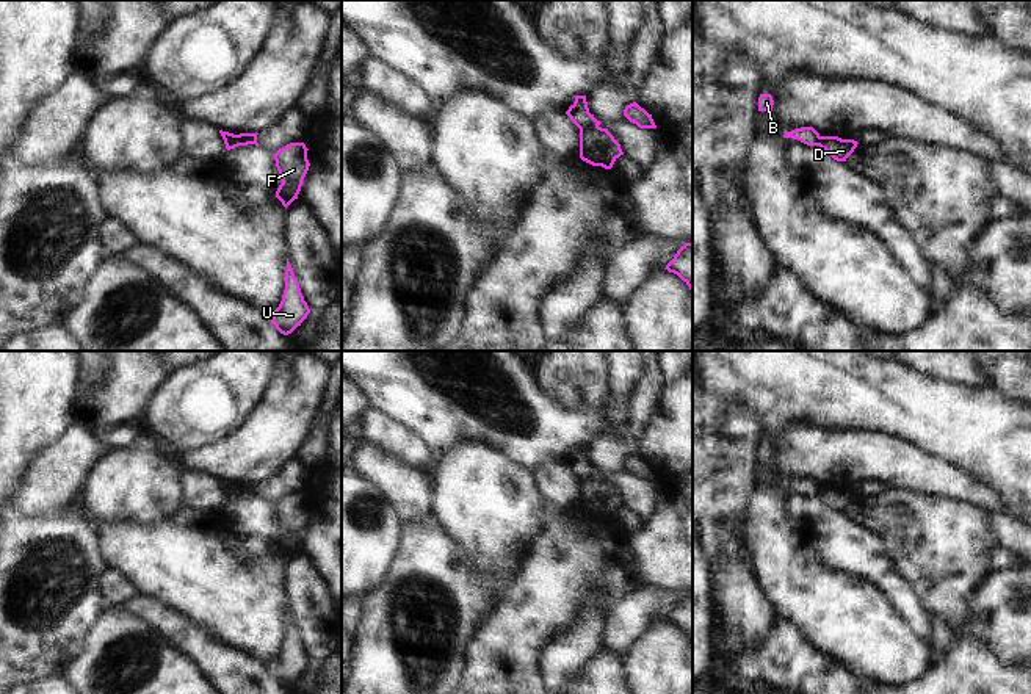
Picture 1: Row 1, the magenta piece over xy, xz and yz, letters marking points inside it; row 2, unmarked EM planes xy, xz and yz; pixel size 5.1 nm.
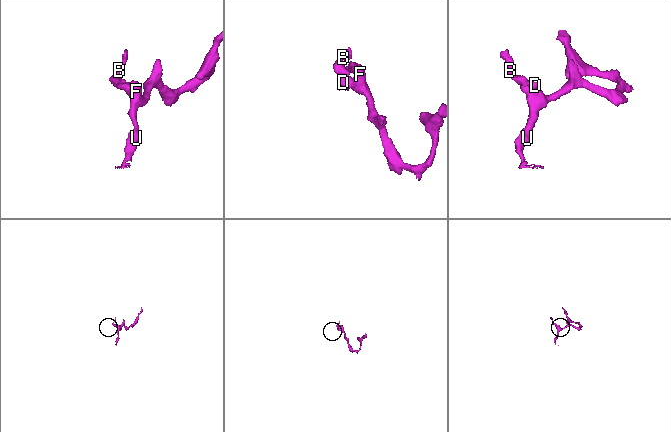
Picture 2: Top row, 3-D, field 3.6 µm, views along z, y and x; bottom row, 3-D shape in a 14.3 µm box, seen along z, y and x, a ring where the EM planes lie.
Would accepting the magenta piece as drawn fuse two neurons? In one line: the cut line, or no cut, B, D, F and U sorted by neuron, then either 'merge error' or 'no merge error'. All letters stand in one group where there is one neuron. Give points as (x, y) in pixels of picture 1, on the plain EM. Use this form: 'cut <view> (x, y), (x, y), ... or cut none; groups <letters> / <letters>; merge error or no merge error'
cut xz (597, 475), (580, 480); groups B / D F U; merge error

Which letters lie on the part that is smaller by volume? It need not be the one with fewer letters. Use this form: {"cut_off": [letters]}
{"cut_off": ["B"]}

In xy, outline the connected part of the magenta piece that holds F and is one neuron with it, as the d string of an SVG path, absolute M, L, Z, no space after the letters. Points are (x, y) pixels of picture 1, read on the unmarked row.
M290 493L273 506L282 528L276 548L285 559L298 550L302 531L309 522L307 501L304 493Z

